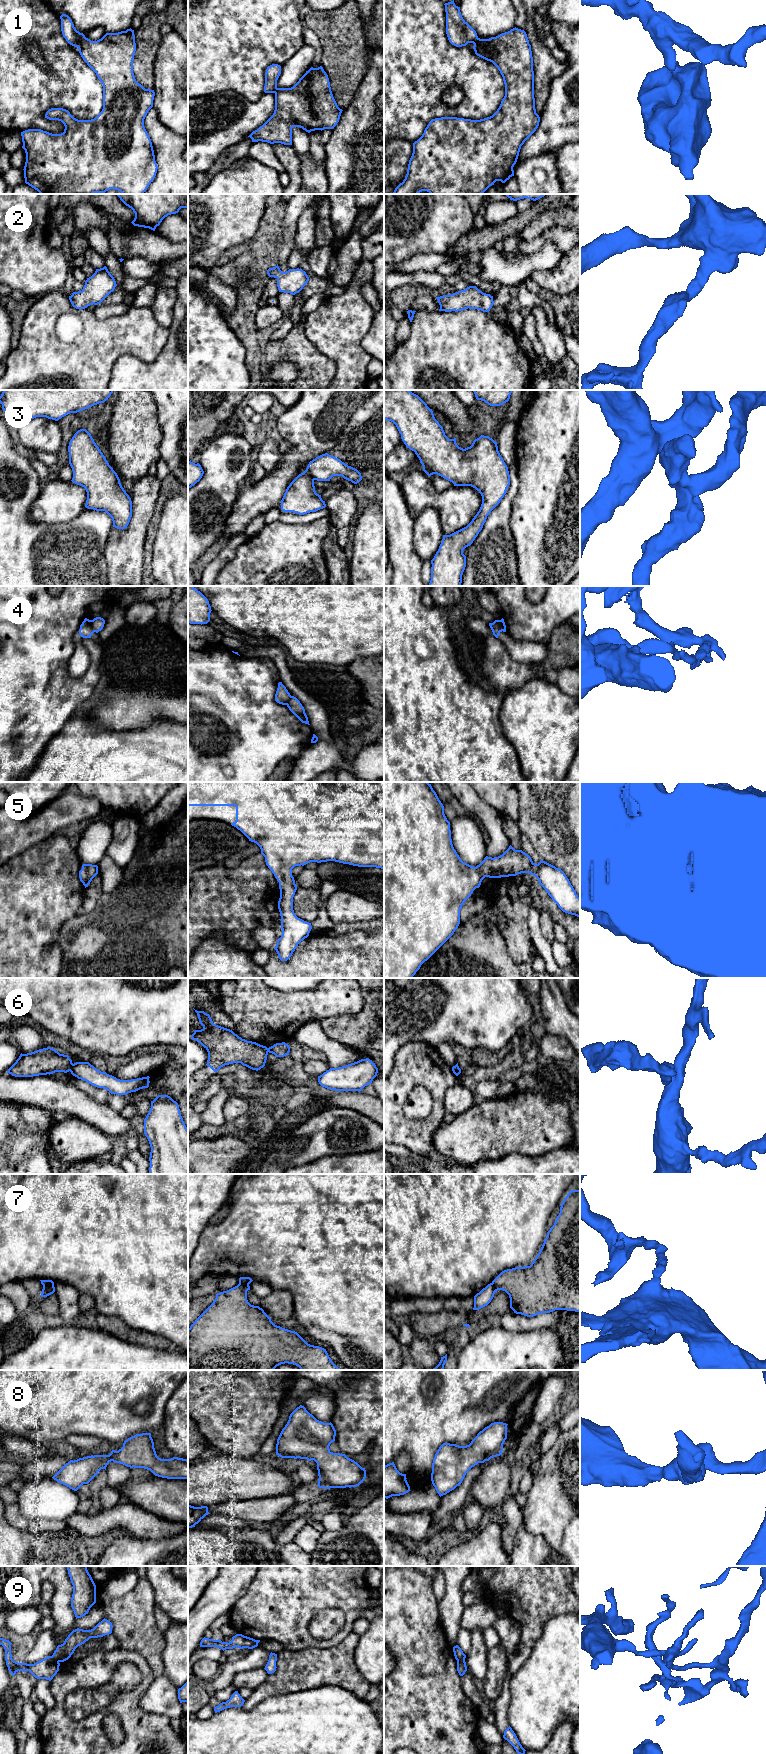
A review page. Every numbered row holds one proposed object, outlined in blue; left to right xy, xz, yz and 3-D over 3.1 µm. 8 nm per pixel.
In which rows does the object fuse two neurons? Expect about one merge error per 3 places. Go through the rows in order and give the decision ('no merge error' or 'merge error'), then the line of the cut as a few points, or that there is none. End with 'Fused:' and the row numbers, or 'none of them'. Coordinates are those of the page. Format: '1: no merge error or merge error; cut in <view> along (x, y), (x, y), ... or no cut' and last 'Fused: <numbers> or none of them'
1: merge error; cut in xy along (84, 36), (77, 46)
2: no merge error; no cut
3: no merge error; no cut
4: merge error; cut in xy along (90, 620), (90, 624), (95, 631)
5: no merge error; no cut
6: merge error; cut in xy along (73, 1064), (69, 1070)
7: merge error; cut in xy along (53, 1283), (43, 1286)
8: no merge error; no cut
9: merge error; cut in yz along (464, 1659), (457, 1662)
Fused: 1, 4, 6, 7, 9

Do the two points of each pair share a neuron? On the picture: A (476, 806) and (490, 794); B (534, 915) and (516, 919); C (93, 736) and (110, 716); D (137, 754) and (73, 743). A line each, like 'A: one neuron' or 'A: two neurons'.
A: two neurons
B: two neurons
C: two neurons
D: one neuron

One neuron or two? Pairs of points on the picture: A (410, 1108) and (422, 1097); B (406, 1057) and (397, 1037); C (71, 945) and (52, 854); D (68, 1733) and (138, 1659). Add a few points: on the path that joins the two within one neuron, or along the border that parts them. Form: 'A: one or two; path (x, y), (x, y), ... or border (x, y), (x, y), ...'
A: one; path (413, 1106), (419, 1100)
B: two; border (423, 1041), (405, 1042), (398, 1049), (394, 1061)
C: two; border (77, 913), (62, 925), (59, 933), (60, 944)
D: one; path (59, 1704), (60, 1694), (80, 1674), (109, 1662)

